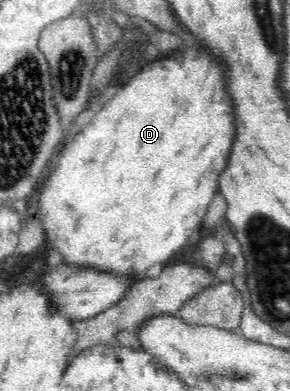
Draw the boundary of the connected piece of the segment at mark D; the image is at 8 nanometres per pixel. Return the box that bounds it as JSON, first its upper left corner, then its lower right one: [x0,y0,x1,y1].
[37,51,235,277]

